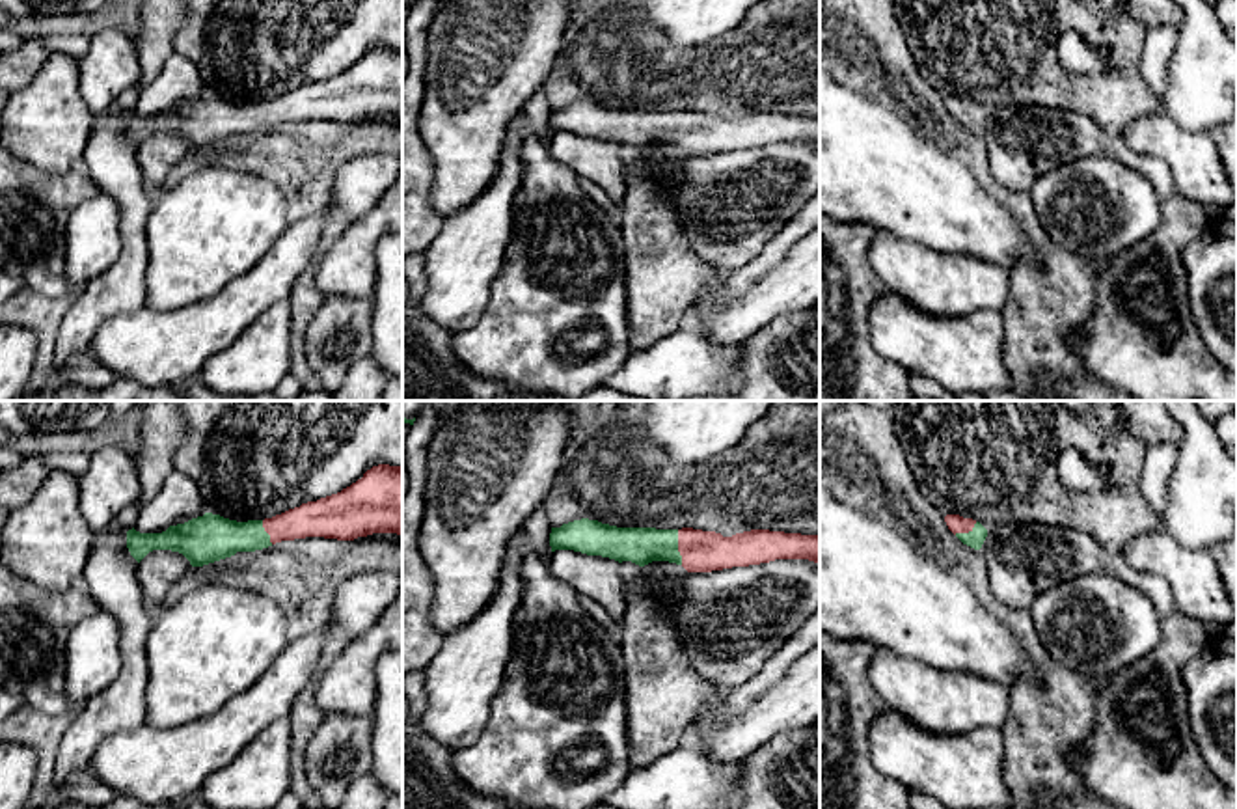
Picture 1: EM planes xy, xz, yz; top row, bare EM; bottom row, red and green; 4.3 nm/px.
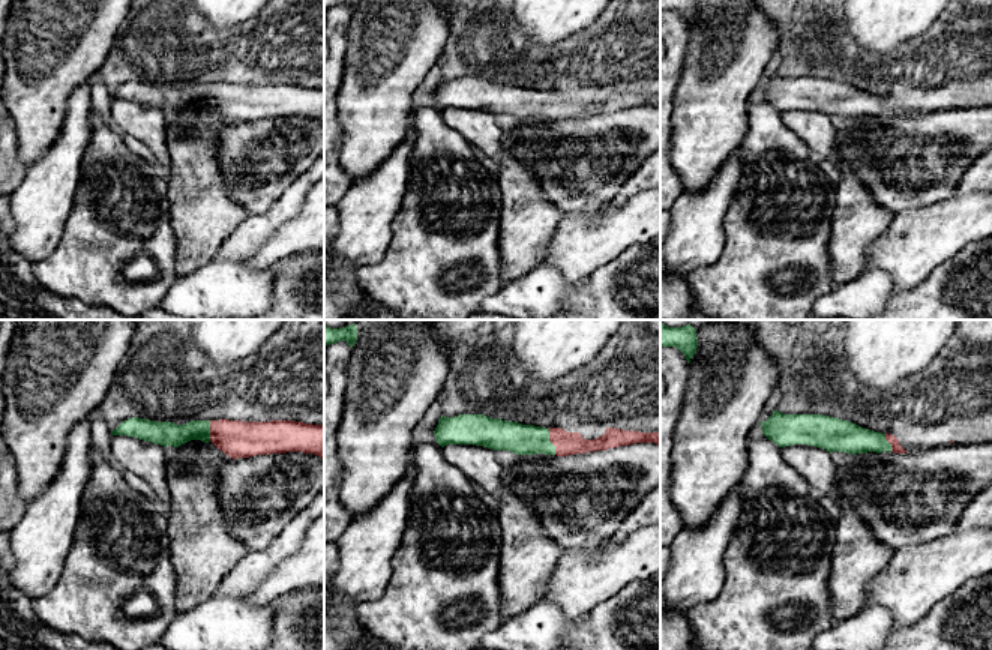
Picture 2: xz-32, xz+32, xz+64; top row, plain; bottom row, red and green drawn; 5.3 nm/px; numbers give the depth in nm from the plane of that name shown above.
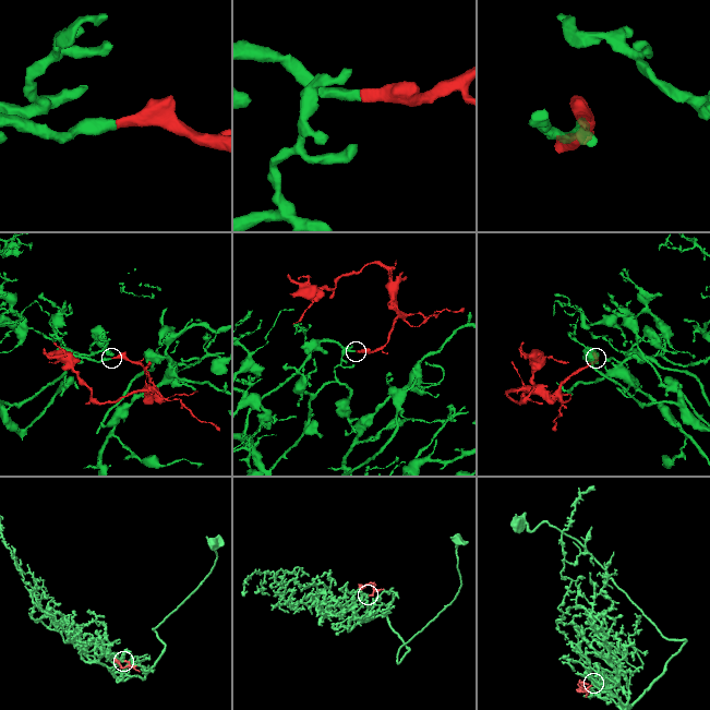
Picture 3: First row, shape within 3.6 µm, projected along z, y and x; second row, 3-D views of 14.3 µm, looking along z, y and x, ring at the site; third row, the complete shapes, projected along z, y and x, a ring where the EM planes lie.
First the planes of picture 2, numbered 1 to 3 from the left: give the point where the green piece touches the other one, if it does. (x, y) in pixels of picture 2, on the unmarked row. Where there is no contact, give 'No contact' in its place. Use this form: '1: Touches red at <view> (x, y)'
1: Touches red at xz-32 (210, 95)
2: Touches red at xz+32 (550, 104)
3: Touches red at xz+64 (889, 105)

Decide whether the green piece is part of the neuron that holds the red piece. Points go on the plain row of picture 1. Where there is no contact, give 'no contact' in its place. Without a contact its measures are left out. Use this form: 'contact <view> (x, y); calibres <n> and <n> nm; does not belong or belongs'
contact xz (679, 129); calibres 180 and 160 nm; belongs

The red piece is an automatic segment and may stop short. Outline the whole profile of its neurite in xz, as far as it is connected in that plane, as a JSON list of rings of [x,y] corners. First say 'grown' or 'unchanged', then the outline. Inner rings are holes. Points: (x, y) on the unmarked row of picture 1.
grown; [[[574,103],[551,110],[551,134],[574,132],[645,149],[652,144],[682,147],[687,155],[712,155],[775,142],[809,142],[820,147],[820,117],[751,112],[723,119],[693,110],[617,110],[598,103]]]

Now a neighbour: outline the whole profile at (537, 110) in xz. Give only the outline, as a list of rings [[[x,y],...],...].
[[[544,86],[529,97],[523,106],[523,114],[531,121],[535,136],[550,147],[553,136],[550,129],[551,108],[548,104]]]

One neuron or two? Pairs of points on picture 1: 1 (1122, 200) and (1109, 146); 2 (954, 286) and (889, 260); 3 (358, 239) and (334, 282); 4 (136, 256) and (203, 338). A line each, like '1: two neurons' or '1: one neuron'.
1: two neurons
2: one neuron
3: one neuron
4: two neurons

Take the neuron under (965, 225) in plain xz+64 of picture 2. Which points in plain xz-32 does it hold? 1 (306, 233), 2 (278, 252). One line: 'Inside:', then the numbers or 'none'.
Inside: 1, 2

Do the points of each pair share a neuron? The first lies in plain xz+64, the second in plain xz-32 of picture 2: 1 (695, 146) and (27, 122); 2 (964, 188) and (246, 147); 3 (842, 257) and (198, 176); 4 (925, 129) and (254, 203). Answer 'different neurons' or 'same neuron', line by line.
1: same neuron
2: different neurons
3: same neuron
4: same neuron

